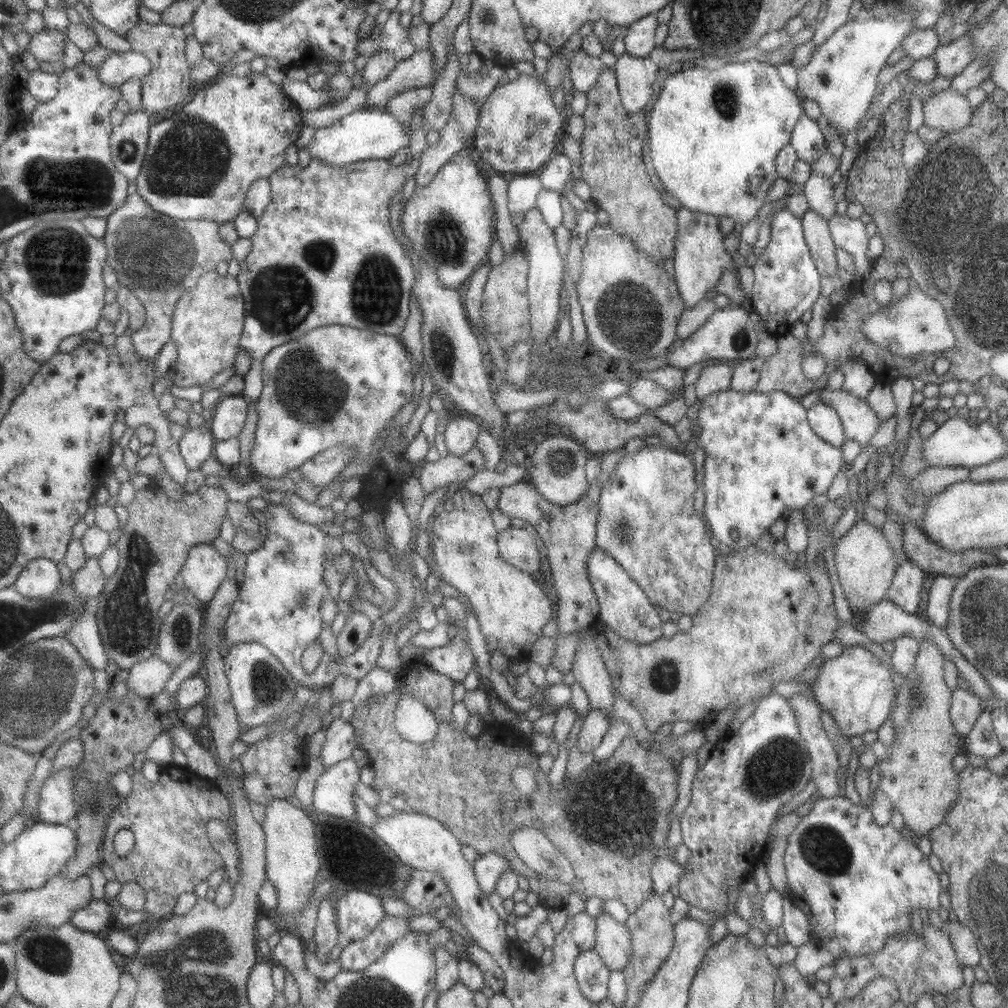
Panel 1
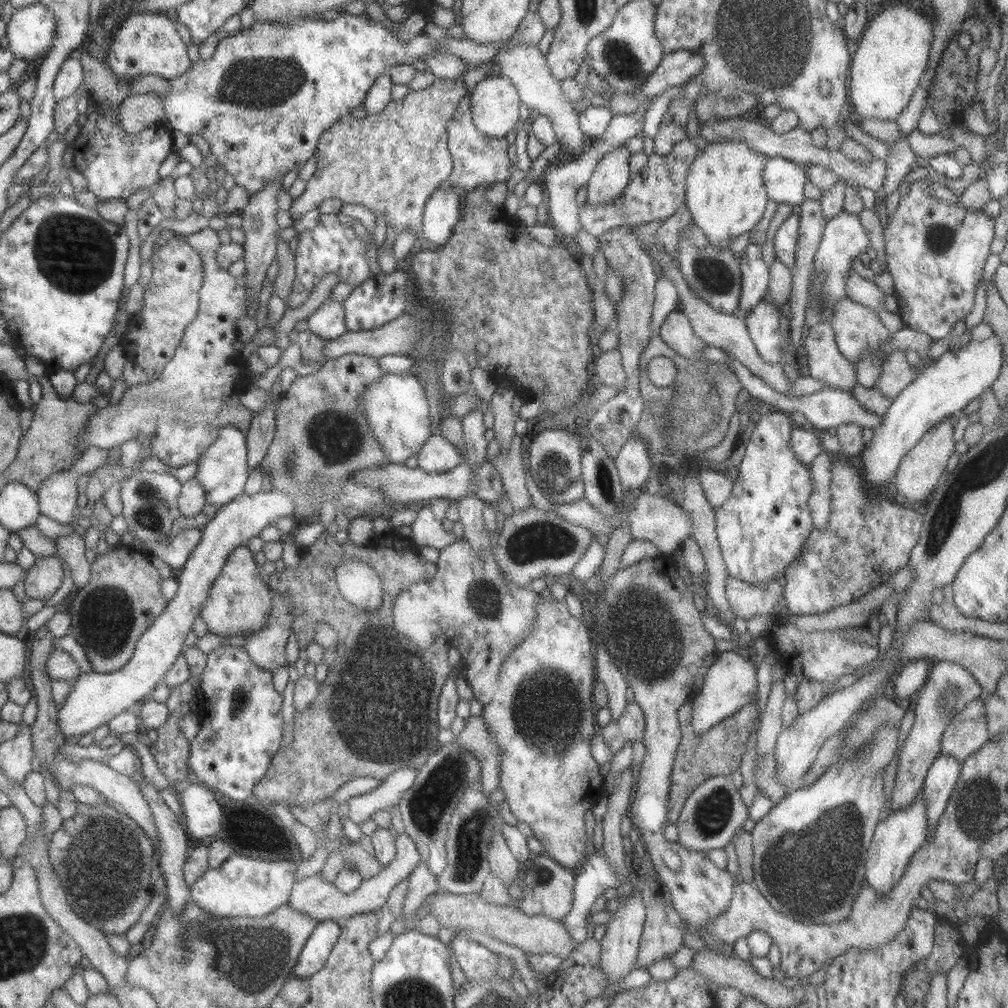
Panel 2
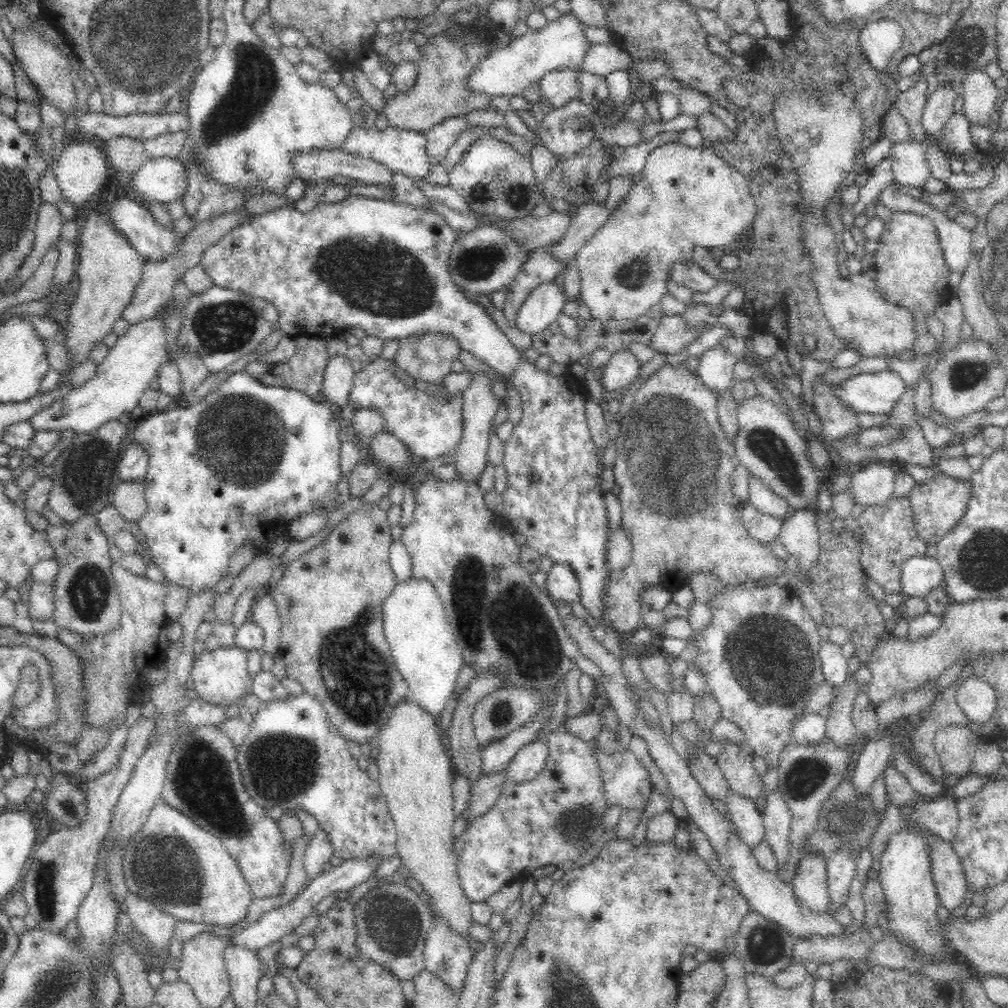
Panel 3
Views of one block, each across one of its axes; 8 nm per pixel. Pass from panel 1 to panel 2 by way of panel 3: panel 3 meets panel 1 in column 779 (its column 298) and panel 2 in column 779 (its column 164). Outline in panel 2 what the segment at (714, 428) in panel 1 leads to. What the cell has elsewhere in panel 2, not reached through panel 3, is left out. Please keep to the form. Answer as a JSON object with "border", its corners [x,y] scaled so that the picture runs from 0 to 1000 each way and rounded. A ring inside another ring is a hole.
{"border":[[[766,406],[763,411],[755,413],[744,436],[740,437],[740,450],[731,462],[734,468],[728,477],[726,492],[708,508],[709,528],[721,568],[736,577],[760,579],[779,569],[808,527],[804,506],[800,502],[806,487],[804,466],[800,460],[792,458],[784,446],[786,421],[783,412],[776,408]]]}

